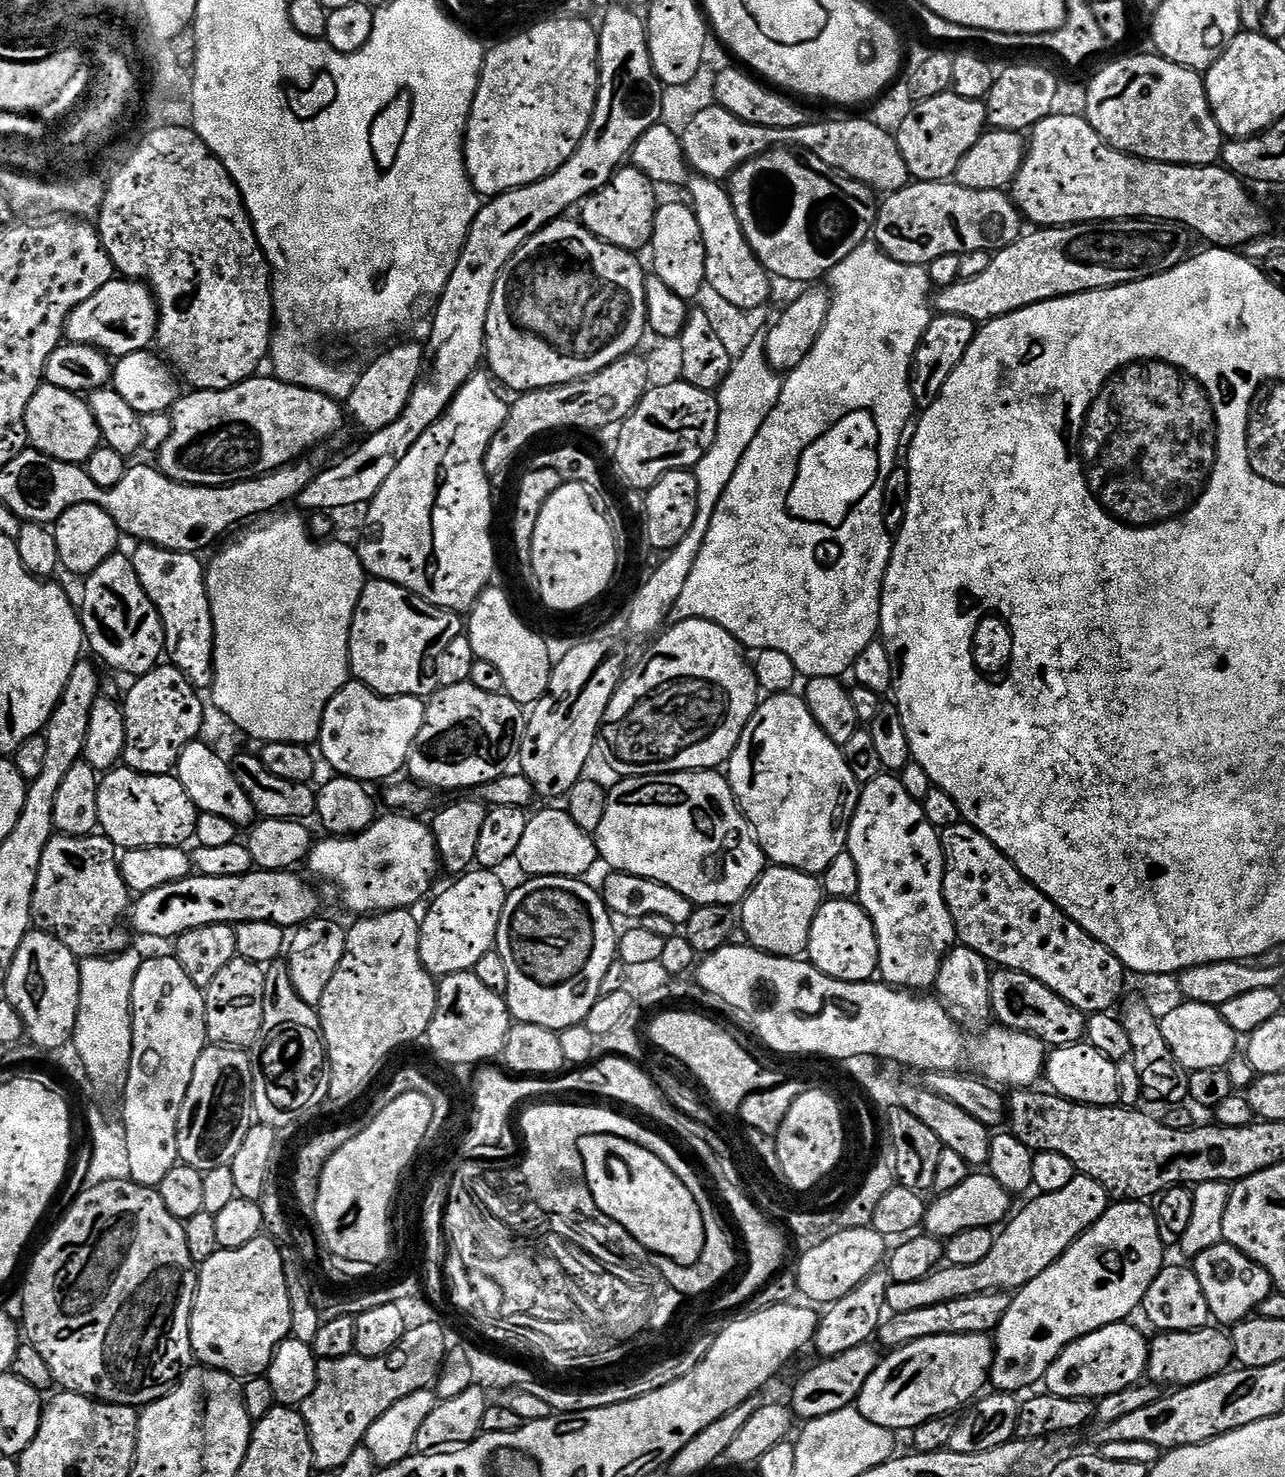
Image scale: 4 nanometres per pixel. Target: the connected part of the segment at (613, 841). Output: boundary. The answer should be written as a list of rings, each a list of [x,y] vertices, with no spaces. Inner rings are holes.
[[[705,770],[702,772],[667,772],[657,776],[626,776],[623,777],[608,792],[606,802],[606,814],[602,818],[602,826],[594,834],[596,850],[601,861],[604,860],[607,866],[614,872],[625,872],[634,874],[638,878],[650,878],[654,882],[662,882],[662,886],[670,886],[670,890],[678,890],[682,898],[692,901],[693,905],[701,904],[731,904],[739,905],[747,896],[748,891],[756,885],[760,875],[764,873],[766,867],[766,857],[760,844],[756,840],[756,833],[752,831],[744,813],[740,811],[739,804],[736,803],[736,796],[732,793],[731,786],[728,785],[728,777],[720,770]]]

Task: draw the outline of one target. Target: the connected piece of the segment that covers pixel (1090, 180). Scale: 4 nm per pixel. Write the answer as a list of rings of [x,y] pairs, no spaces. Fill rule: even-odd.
[[[1053,114],[1030,129],[1026,155],[1010,185],[1010,195],[1021,217],[1036,228],[1065,228],[1067,224],[1091,224],[1097,220],[1162,220],[1185,229],[1193,228],[1202,239],[1209,240],[1209,245],[1240,250],[1243,244],[1268,232],[1268,216],[1263,206],[1244,188],[1247,188],[1245,181],[1223,166],[1190,168],[1187,164],[1139,160],[1110,147],[1083,115]]]

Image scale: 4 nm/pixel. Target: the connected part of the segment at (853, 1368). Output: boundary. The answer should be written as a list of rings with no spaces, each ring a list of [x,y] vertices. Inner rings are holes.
[[[871,1343],[859,1345],[856,1349],[848,1350],[841,1356],[821,1359],[800,1380],[800,1385],[792,1392],[790,1407],[801,1421],[822,1418],[824,1415],[834,1414],[843,1408],[853,1407],[862,1394],[862,1386],[866,1386],[866,1378],[874,1374],[880,1365],[881,1353]]]

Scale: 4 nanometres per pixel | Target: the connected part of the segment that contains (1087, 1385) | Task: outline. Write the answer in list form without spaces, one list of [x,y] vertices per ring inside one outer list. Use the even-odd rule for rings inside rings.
[[[1132,1322],[1111,1324],[1094,1334],[1086,1334],[1074,1341],[1046,1370],[1043,1387],[1062,1398],[1082,1398],[1098,1402],[1103,1396],[1118,1394],[1130,1386],[1141,1383],[1148,1370],[1149,1337],[1143,1336]]]

